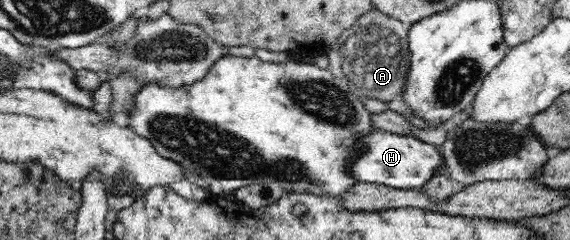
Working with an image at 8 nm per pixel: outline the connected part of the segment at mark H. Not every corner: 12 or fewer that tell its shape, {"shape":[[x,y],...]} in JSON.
{"shape":[[388,131],[364,137],[360,183],[422,189],[440,147]]}

